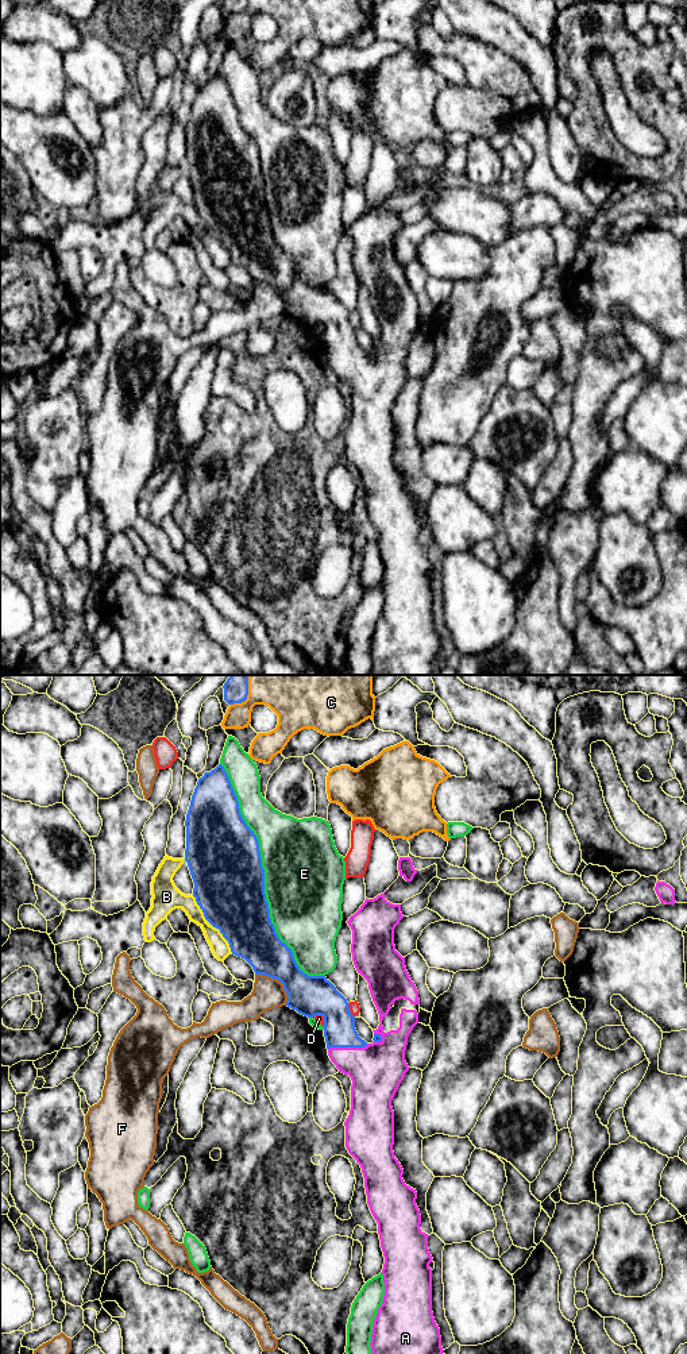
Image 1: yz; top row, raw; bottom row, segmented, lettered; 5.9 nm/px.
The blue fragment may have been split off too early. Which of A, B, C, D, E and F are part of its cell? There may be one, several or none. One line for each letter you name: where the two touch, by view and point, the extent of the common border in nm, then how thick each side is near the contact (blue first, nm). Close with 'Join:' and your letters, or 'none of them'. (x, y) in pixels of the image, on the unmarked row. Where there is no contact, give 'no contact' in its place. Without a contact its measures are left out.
Join: none of them

